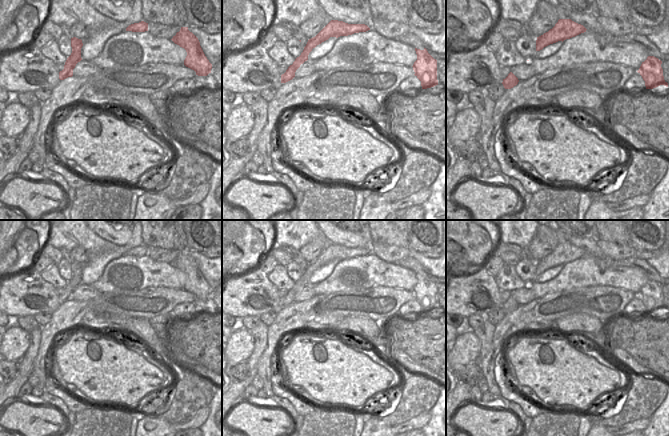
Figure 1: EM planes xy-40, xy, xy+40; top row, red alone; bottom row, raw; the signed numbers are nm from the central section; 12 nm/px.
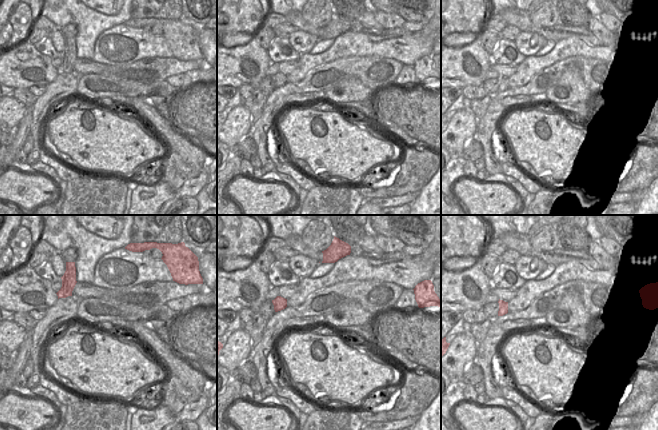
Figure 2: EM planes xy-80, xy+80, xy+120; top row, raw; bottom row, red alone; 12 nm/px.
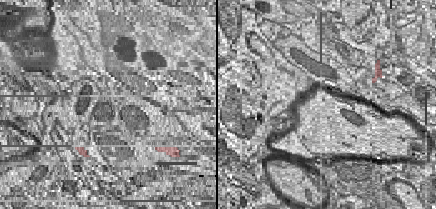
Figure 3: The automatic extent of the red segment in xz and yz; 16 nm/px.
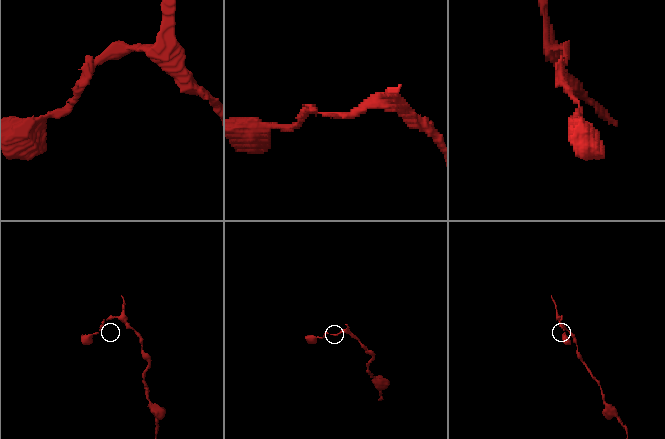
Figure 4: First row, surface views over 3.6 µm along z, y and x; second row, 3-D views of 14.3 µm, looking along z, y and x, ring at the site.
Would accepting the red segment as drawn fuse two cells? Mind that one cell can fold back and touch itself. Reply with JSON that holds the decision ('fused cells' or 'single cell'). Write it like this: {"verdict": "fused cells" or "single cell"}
{"verdict": "single cell"}

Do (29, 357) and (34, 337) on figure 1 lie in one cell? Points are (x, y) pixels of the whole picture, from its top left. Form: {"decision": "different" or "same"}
{"decision": "same"}

